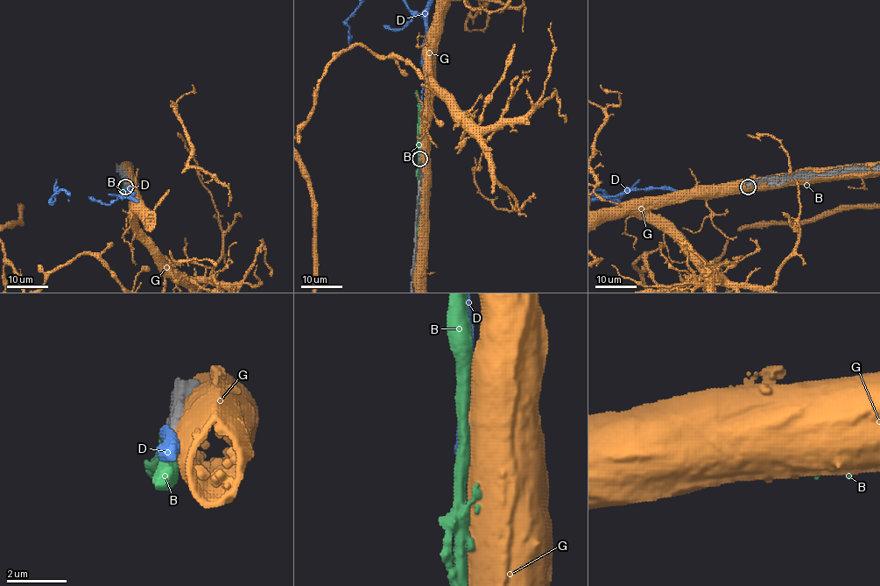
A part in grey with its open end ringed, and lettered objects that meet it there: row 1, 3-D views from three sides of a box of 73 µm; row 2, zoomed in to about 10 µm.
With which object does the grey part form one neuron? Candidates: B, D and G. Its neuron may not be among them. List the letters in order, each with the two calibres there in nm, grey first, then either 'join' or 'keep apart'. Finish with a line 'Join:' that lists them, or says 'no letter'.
B: 440 nm thick on the grey side, 420 nm on the other; keep apart
D: 550 nm thick on the grey side, 380 nm on the other; keep apart
G: 380 nm thick on the grey side, 900 nm on the other; keep apart
Join: no letter

